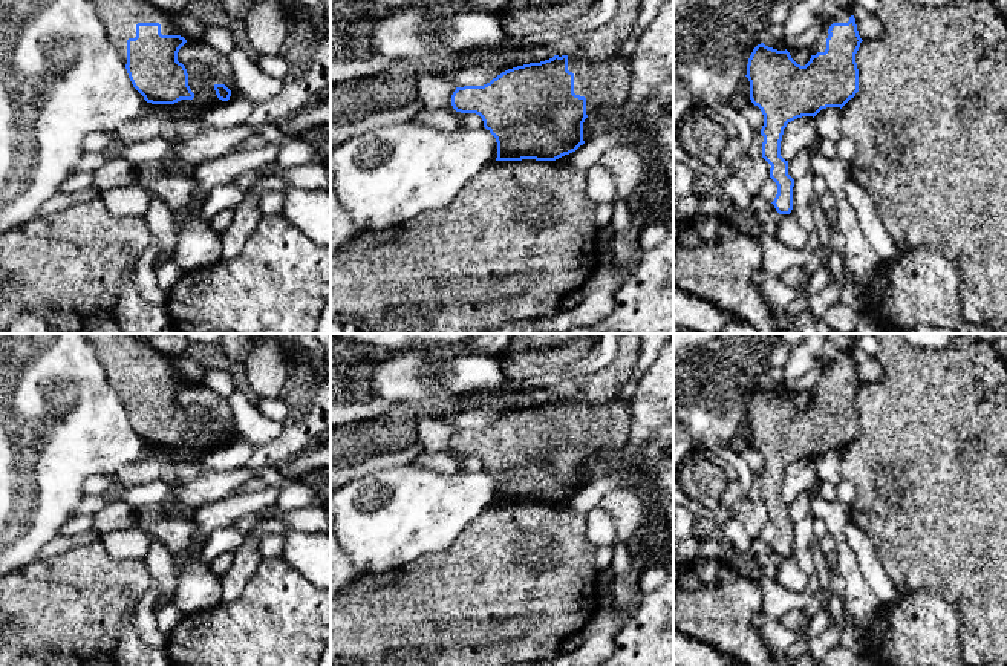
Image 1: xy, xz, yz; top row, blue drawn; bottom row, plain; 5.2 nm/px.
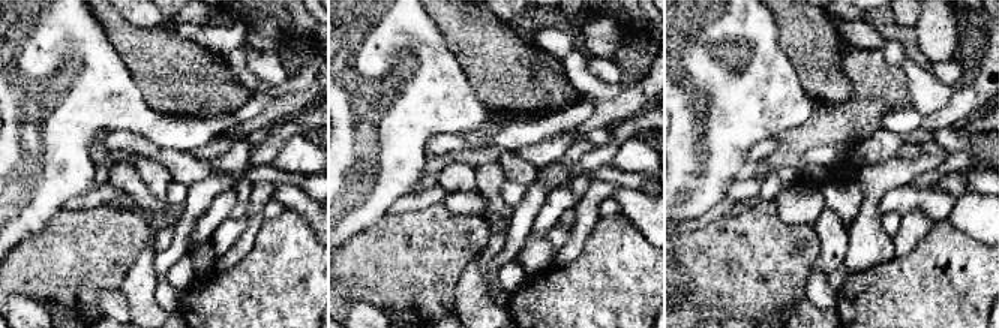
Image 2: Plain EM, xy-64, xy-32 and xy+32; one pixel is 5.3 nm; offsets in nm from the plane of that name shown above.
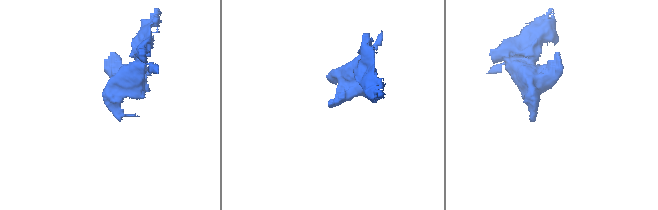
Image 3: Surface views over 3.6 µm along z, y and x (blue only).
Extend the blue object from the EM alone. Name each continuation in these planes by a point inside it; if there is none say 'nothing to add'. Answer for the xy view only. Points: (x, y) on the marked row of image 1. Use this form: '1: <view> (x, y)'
1: xy (120, 17)

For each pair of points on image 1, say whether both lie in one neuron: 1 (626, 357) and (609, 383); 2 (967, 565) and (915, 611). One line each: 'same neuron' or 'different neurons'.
1: same neuron
2: different neurons

